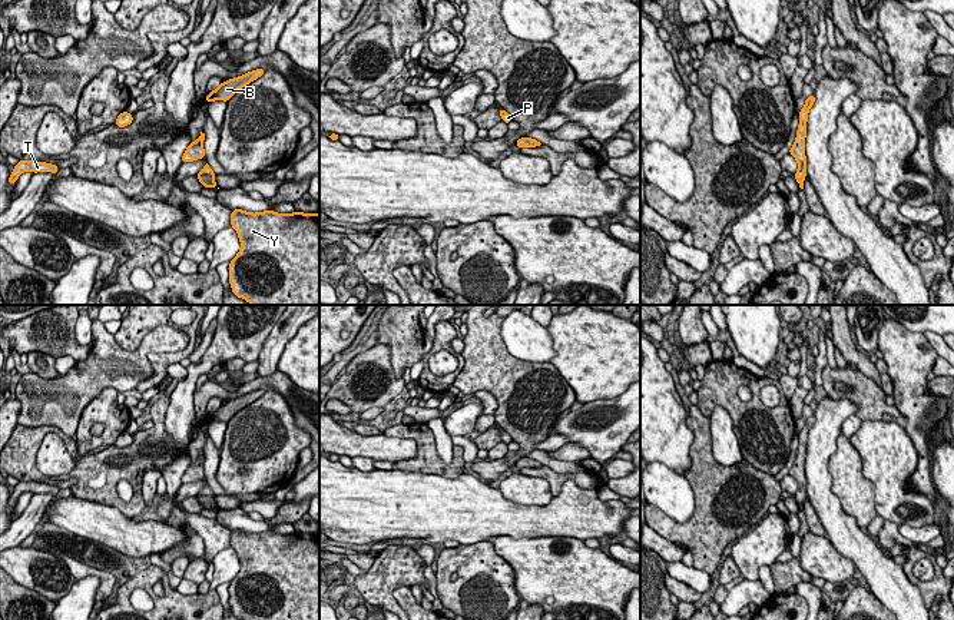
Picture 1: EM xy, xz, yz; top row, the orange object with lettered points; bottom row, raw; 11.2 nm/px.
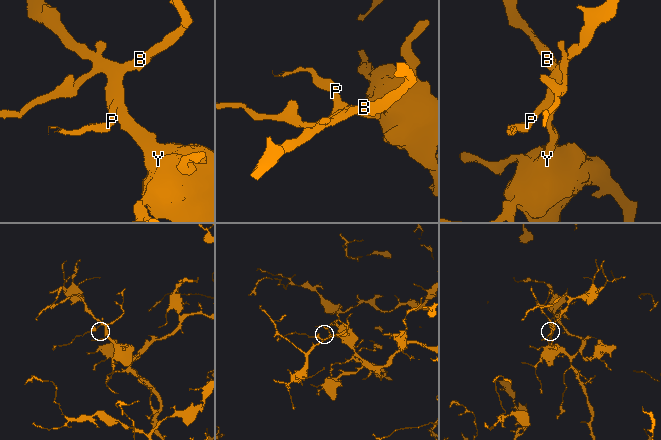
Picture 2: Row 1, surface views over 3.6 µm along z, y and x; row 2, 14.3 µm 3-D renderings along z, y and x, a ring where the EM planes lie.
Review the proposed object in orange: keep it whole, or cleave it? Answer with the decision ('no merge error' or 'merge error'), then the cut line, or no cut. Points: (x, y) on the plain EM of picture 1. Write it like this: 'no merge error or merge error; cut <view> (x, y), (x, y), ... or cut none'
no merge error; cut none

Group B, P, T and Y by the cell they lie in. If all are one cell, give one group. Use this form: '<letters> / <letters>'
B P T Y

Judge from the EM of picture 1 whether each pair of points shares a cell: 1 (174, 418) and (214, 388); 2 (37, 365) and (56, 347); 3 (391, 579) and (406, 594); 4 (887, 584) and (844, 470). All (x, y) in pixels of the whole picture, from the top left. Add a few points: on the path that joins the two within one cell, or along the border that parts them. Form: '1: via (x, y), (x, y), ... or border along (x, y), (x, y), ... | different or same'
1: border along (196, 388), (194, 394), (195, 417) | different
2: border along (27, 352), (46, 352), (53, 358) | different
3: border along (410, 586), (401, 586), (393, 592), (398, 604) | different
4: border along (840, 500), (840, 506), (855, 520), (860, 529) | different

